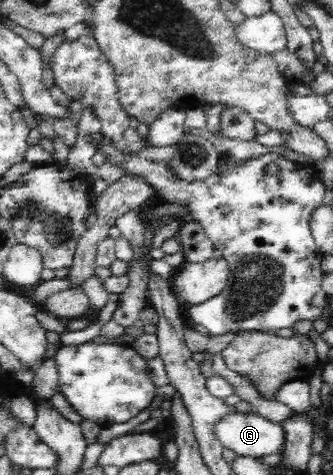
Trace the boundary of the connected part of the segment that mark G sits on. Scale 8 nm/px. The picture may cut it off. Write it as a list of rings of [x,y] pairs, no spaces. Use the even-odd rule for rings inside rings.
[[[255,411],[223,415],[211,433],[223,448],[254,458],[279,453],[284,441],[283,426]]]

